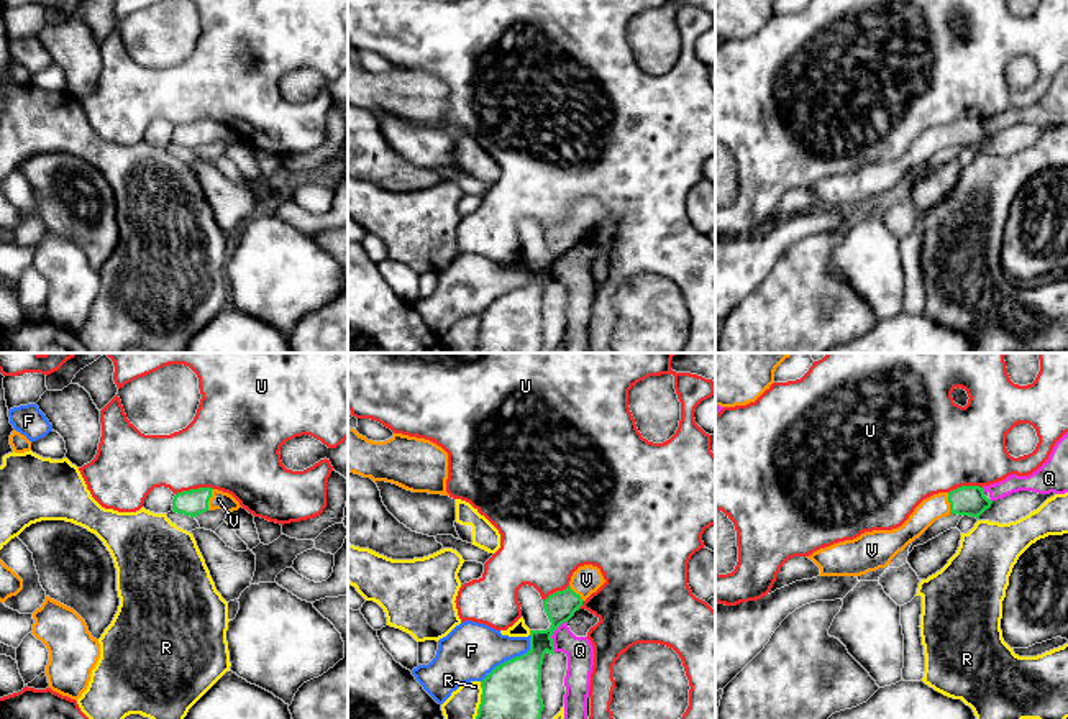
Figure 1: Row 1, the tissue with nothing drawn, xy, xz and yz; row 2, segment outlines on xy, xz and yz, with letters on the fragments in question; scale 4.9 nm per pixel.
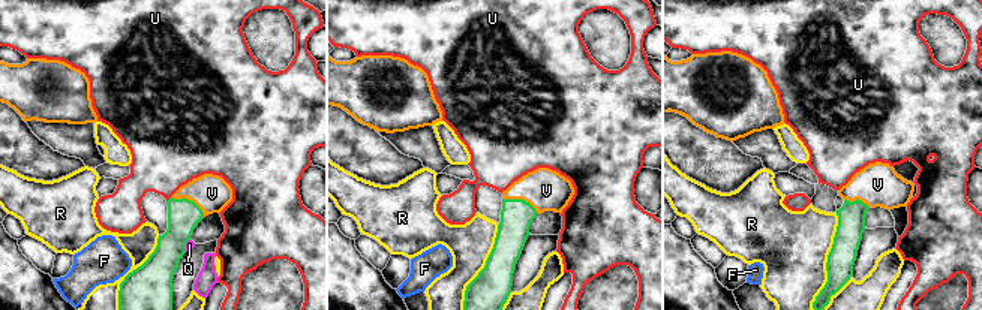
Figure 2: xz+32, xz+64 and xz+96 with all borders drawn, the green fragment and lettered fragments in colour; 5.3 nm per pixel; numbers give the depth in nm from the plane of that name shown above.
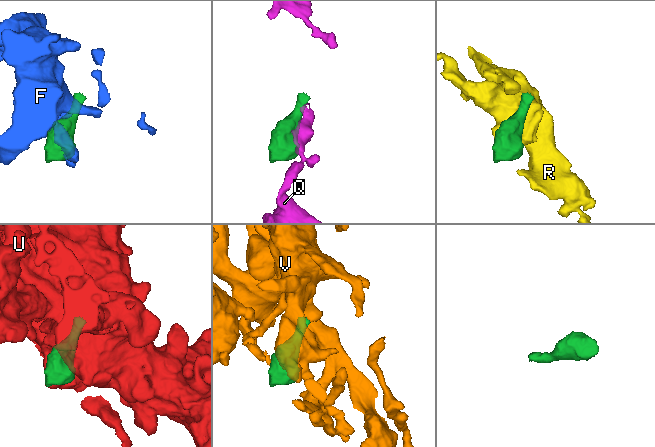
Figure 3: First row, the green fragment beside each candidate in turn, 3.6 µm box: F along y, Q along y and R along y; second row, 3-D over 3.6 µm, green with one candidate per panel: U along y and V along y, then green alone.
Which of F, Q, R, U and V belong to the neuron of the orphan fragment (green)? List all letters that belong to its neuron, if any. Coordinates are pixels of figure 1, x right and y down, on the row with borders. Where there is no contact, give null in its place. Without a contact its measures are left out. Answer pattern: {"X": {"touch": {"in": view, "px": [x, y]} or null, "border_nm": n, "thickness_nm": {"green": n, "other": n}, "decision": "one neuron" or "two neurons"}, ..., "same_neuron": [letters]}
{"F": {"touch": {"in": "xz", "px": [512, 659]}, "border_nm": 340, "thickness_nm": {"green": 280, "other": 280}, "decision": "two neurons"}, "Q": {"touch": {"in": "xz", "px": [552, 634]}, "border_nm": 170, "thickness_nm": {"green": 190, "other": 140}, "decision": "two neurons"}, "R": {"touch": {"in": "xz", "px": [481, 700]}, "border_nm": 190, "thickness_nm": {"green": 280, "other": 150}, "decision": "two neurons"}, "U": {"touch": {"in": "xy", "px": [194, 490]}, "border_nm": 190, "thickness_nm": {"green": 130, "other": 400}, "decision": "two neurons"}, "V": {"touch": {"in": "xy", "px": [209, 499]}, "border_nm": 110, "thickness_nm": {"green": 130, "other": 90}, "decision": "one neuron"}, "same_neuron": ["V"]}

